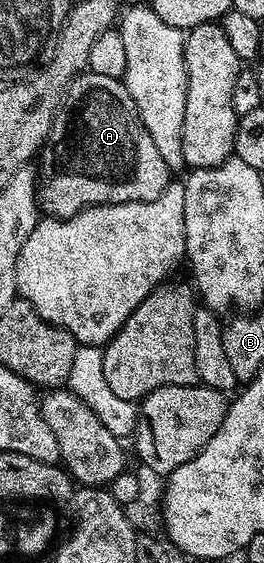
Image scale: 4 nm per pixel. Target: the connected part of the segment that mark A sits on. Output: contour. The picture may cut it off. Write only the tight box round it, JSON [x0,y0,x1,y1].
[40,72,171,218]

